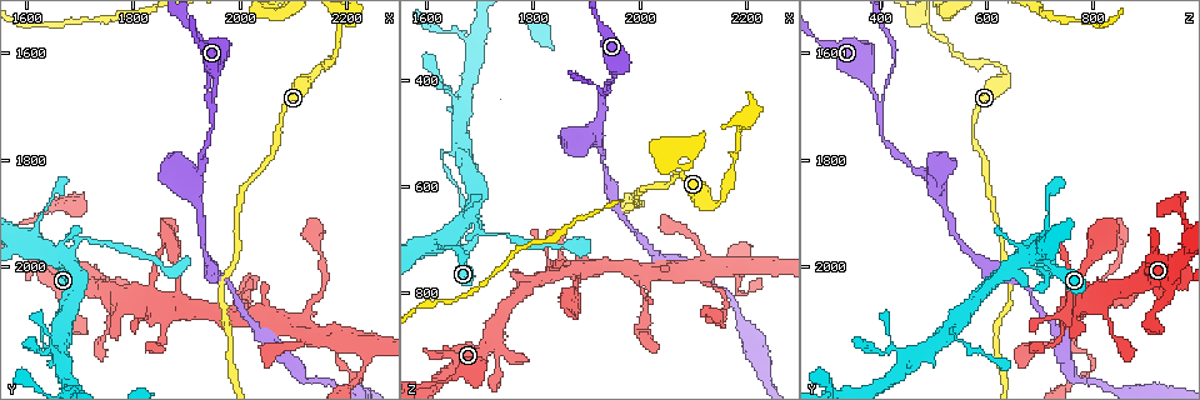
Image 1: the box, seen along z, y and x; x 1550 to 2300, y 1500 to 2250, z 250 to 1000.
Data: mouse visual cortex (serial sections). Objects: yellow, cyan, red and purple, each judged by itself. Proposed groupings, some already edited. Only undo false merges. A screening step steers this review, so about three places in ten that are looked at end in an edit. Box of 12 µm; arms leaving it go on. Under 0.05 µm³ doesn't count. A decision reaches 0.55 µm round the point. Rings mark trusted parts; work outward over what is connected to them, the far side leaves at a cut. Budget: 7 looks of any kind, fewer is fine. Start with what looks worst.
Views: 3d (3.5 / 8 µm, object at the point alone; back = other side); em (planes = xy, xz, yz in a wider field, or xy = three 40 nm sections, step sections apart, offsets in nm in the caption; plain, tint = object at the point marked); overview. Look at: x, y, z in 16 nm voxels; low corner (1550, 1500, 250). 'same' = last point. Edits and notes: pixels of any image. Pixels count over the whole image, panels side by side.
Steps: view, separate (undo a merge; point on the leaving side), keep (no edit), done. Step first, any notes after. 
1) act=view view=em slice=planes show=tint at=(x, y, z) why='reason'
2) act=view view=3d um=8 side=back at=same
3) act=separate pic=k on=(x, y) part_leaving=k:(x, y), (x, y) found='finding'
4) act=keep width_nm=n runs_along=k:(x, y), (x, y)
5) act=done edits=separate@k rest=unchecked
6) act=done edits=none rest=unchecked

act=view view=3d um=8 side=back at=(1945, 1700, 395) why='three-way junction'

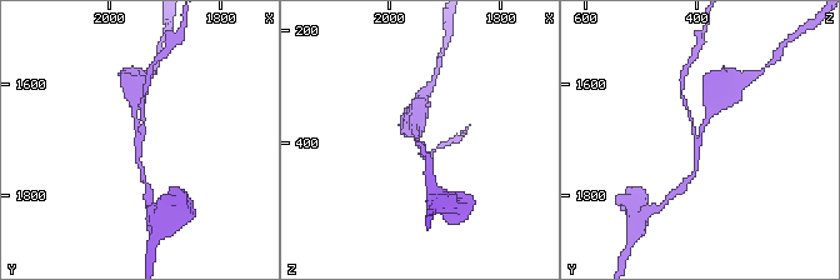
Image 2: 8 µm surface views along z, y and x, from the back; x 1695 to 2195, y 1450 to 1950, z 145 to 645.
act=view view=3d um=3.5 at=(1950, 1700, 400)

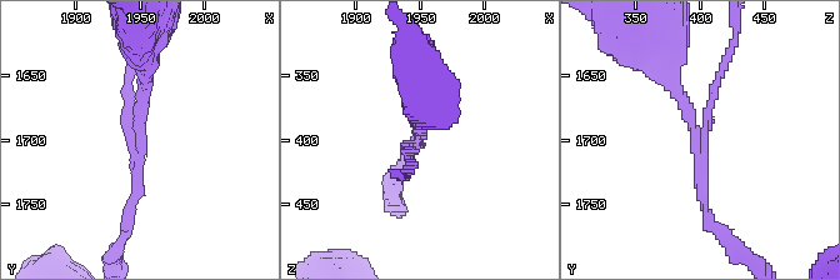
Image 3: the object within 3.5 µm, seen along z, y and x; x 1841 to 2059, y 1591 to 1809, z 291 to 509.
act=view view=em slice=xy step=1 show=tint at=(1950, 1698, 396) arms=3 arm_widths_nm=100,150,200

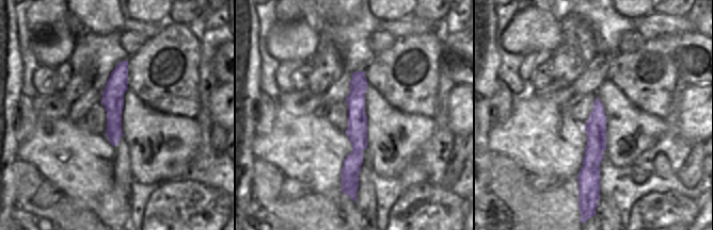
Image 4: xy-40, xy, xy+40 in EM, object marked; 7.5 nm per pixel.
act=separate pic=3 on=(713, 95) width_nm=160 found='two cells meet here'

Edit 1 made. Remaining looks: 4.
act=view view=overview

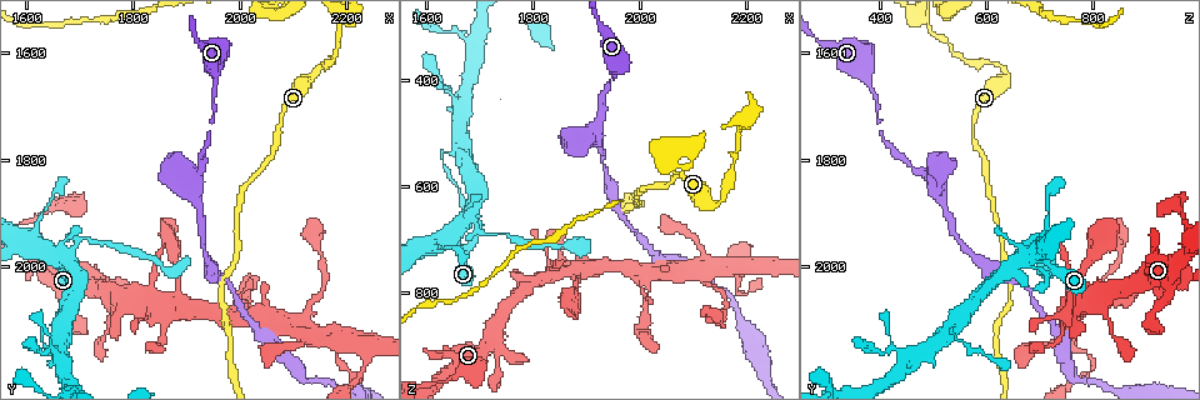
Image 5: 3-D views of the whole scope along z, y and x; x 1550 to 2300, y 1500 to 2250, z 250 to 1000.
act=view view=em slice=xy step=3 show=tint at=(2145, 1625, 635) why='abrupt turn'

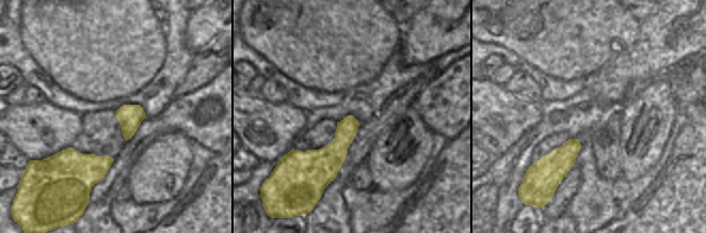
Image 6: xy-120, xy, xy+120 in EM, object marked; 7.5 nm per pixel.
act=view view=3d um=3.5 at=same why='see where the arms go'

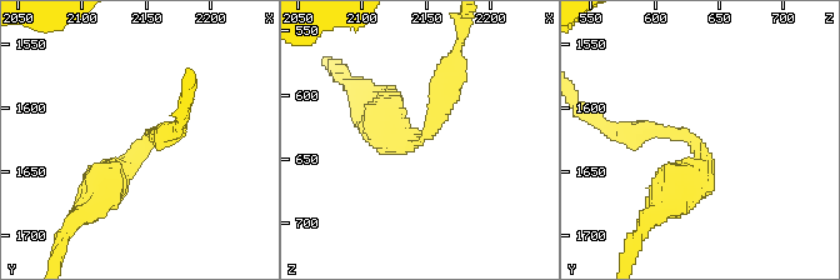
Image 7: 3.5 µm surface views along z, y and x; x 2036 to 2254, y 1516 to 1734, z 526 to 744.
act=keep width_nm=150 runs_along=7:(98, 196), (151, 135), (171, 131) found='one cell here'

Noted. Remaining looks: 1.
act=done edits=separate@3 rest=unchecked

